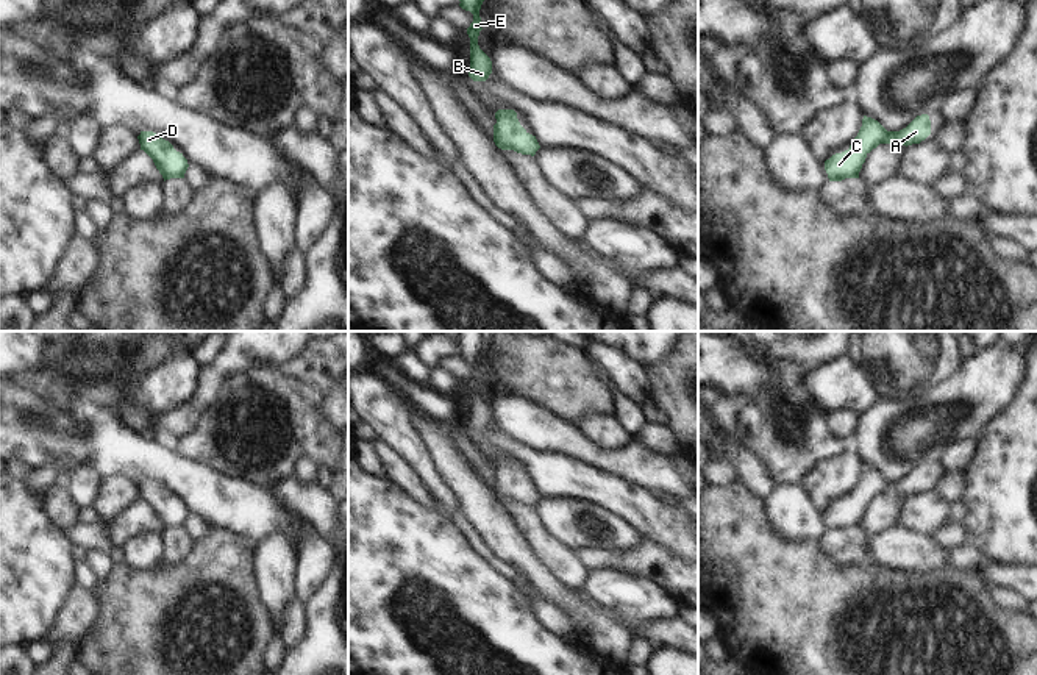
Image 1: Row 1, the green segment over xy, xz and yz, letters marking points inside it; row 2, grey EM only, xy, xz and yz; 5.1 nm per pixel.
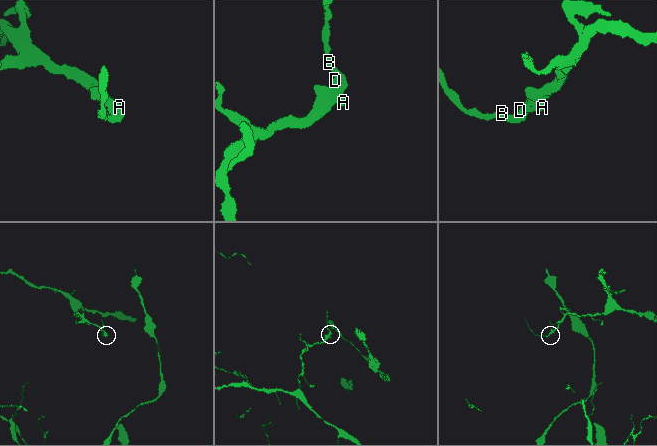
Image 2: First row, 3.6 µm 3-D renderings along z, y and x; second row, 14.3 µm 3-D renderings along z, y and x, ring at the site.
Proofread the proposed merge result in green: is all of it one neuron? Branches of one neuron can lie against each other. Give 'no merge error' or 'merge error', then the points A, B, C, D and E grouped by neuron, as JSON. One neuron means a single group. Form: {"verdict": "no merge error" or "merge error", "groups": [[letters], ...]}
{"verdict": "no merge error", "groups": [["A", "B", "C", "D", "E"]]}

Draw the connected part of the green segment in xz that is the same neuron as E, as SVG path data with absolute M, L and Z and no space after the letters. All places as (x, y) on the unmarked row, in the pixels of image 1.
M458 331L459 356L473 364L473 372L467 378L470 388L470 420L469 427L473 431L486 431L492 423L490 408L479 398L478 386L481 378L479 359L484 352L484 341L489 331Z

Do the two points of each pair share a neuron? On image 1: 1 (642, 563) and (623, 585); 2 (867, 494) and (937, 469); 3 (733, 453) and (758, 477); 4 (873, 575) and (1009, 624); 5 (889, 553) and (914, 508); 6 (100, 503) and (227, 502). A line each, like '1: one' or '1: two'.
1: two
2: one
3: one
4: one
5: two
6: two

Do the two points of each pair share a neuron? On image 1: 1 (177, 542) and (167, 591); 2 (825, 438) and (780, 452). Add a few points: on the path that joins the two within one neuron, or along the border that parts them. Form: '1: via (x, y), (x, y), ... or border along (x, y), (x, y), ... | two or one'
1: border along (192, 541), (191, 552), (181, 561), (161, 566) | two
2: via (814, 439), (803, 447), (791, 449) | one

